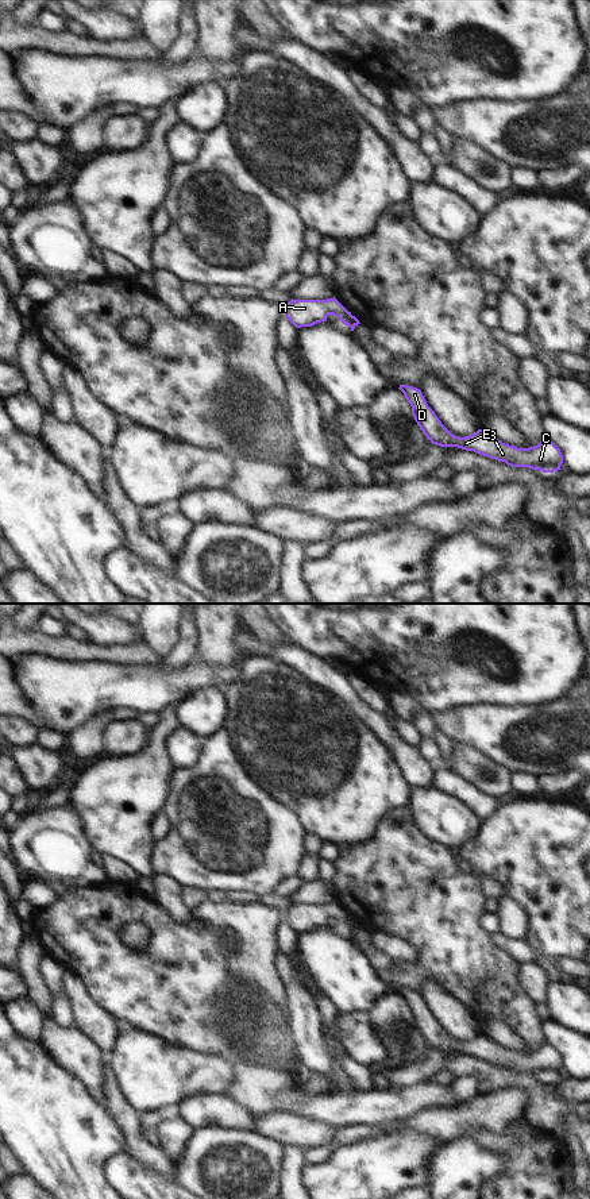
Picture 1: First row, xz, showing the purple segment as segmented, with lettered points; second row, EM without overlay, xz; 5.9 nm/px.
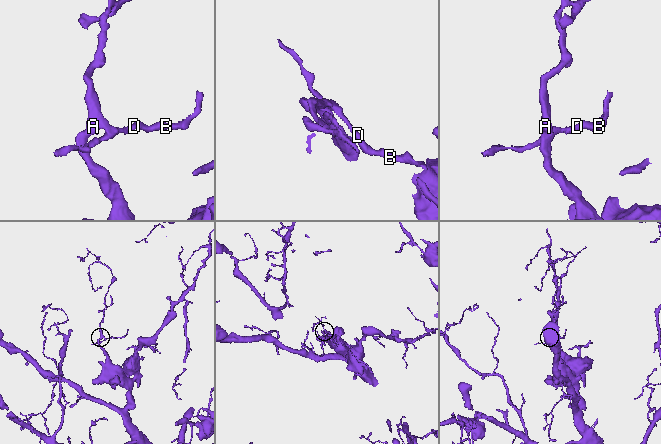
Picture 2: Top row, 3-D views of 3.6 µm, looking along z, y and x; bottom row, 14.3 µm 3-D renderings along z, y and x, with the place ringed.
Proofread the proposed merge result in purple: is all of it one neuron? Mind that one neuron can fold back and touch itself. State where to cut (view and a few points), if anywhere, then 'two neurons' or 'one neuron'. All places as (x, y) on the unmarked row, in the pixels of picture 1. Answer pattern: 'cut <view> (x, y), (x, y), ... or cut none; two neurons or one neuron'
cut xz (349, 917), (342, 926); two neurons

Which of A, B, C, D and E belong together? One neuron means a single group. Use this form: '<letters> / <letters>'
A / B C D E

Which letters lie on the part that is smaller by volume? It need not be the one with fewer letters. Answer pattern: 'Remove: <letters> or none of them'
Remove: B, C, D, E

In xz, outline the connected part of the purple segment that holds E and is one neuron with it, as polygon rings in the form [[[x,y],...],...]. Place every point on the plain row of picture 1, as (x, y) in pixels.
[[[400,990],[398,994],[410,1009],[417,1030],[432,1049],[474,1056],[490,1064],[505,1067],[512,1072],[529,1072],[543,1077],[562,1075],[563,1060],[548,1042],[529,1053],[505,1049],[485,1034],[478,1034],[473,1040],[459,1042],[441,1029],[435,1017],[428,1011],[420,994],[408,990]]]

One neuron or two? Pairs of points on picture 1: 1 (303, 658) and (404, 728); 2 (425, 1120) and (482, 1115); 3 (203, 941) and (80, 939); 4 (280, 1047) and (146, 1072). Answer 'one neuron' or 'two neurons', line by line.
1: two neurons
2: one neuron
3: one neuron
4: two neurons

